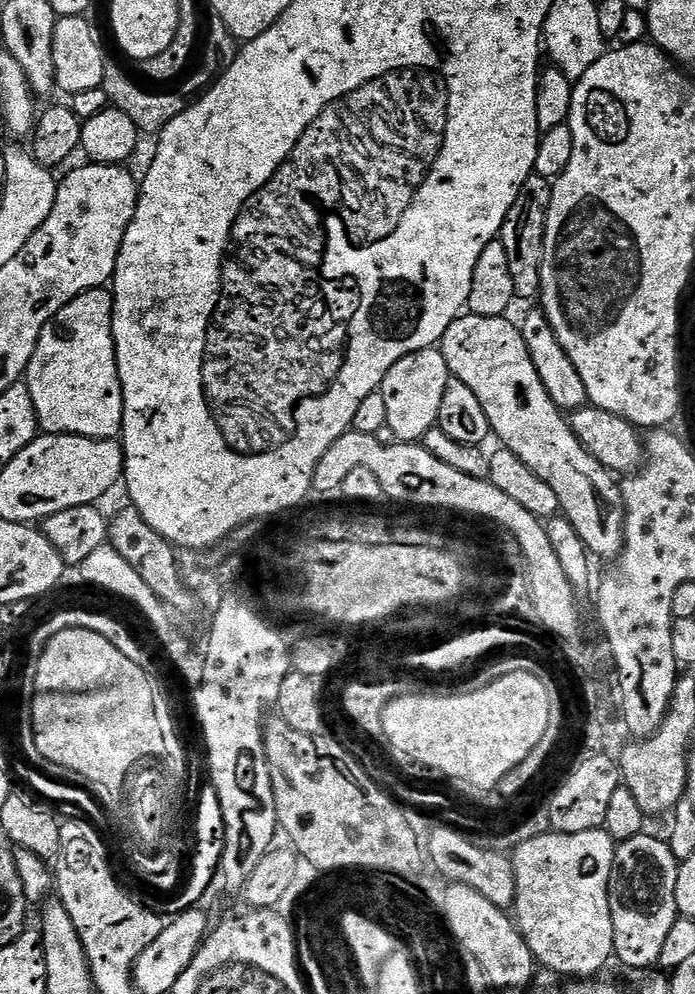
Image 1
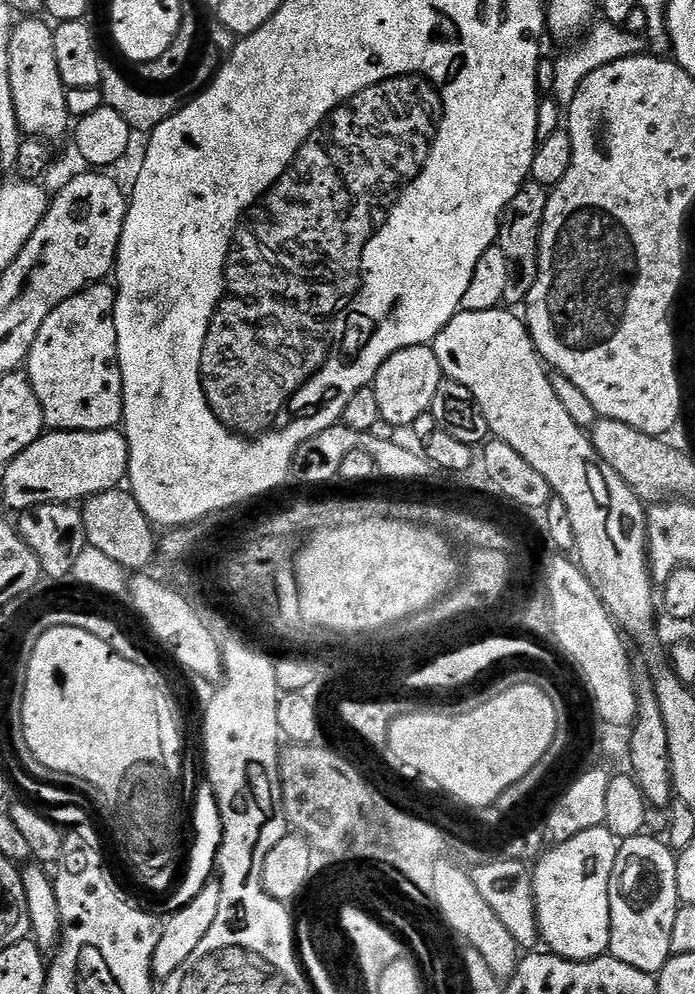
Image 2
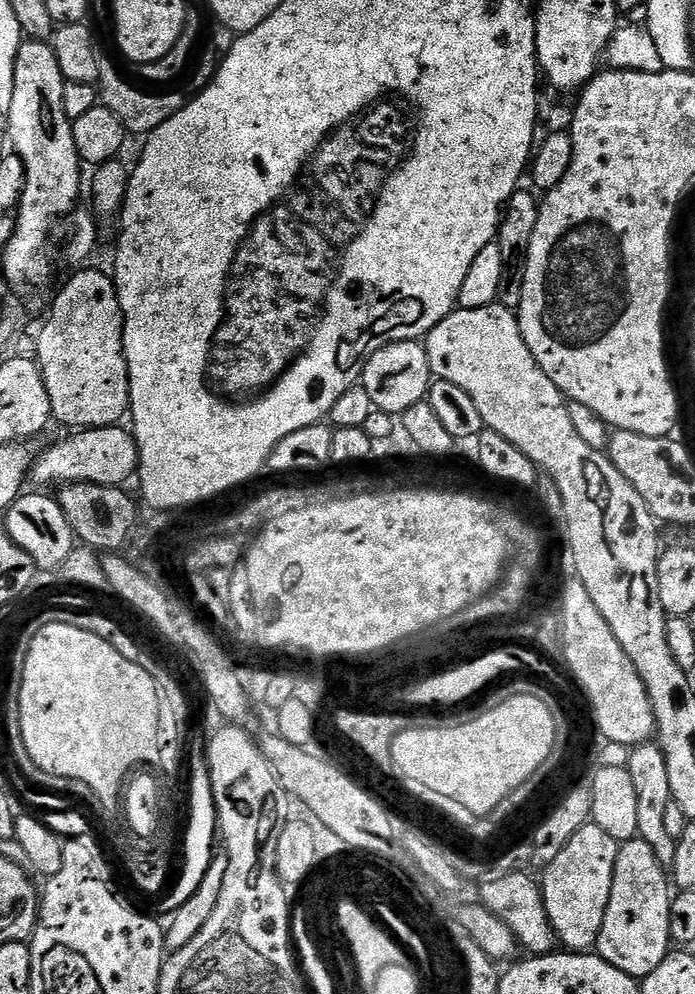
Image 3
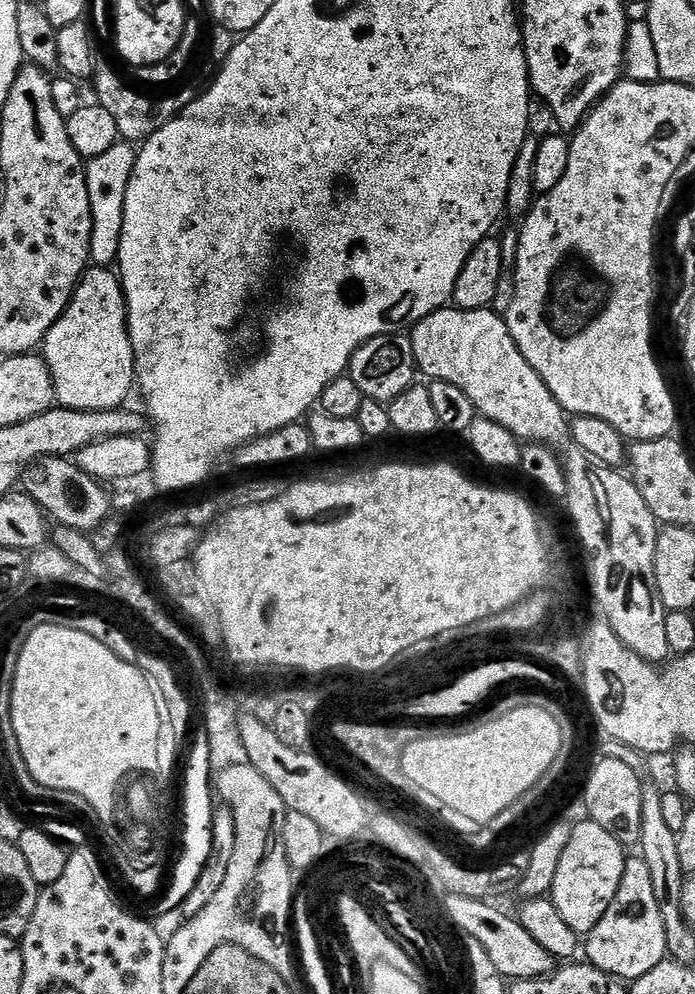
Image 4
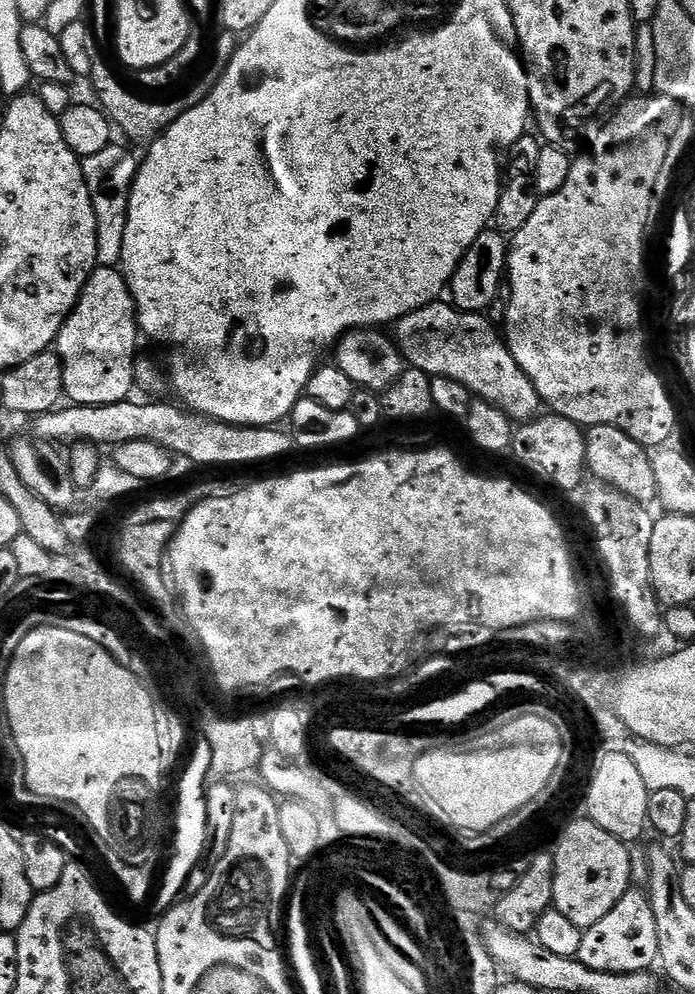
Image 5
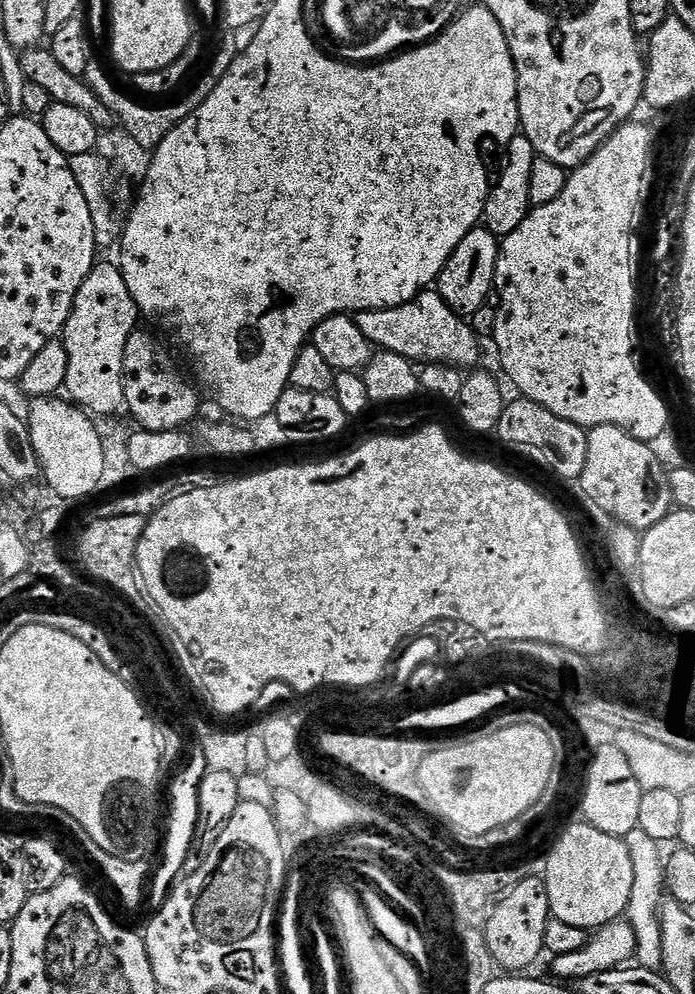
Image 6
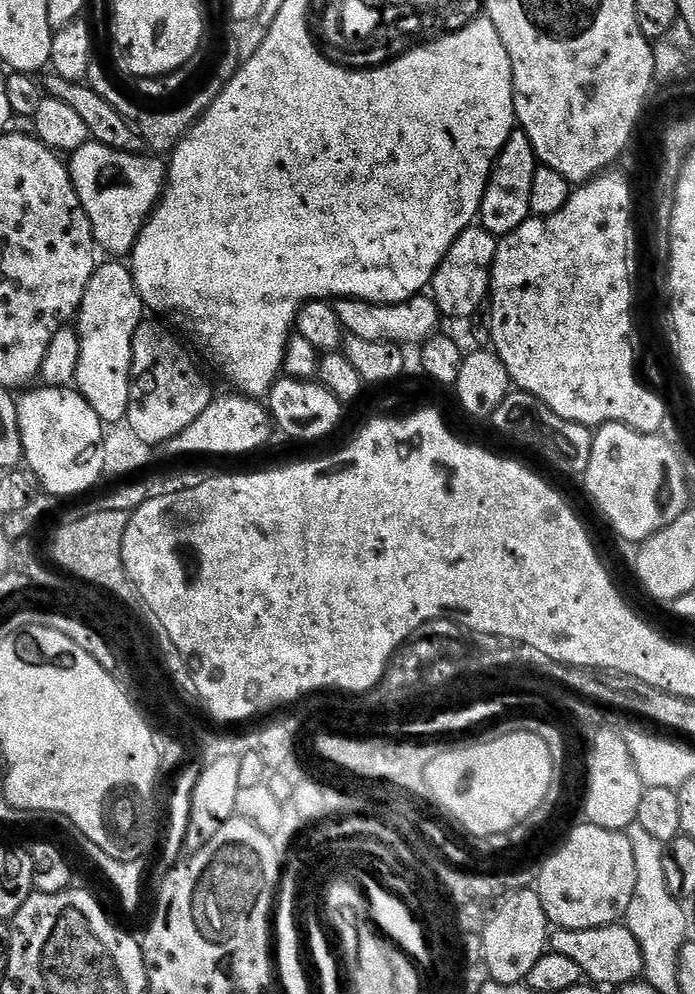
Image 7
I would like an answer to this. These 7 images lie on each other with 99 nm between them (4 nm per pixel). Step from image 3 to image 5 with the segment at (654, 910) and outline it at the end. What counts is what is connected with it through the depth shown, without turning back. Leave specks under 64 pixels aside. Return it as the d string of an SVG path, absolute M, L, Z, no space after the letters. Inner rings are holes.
M628 891L606 918L583 929L576 959L582 962L582 966L590 966L590 970L599 972L649 971L658 960L658 930L654 926L654 910L650 910L647 895L643 891Z

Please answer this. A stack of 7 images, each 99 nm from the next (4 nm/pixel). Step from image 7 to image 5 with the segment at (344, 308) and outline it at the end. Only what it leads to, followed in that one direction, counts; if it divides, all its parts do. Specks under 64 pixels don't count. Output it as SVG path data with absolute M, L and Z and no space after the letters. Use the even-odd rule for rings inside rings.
M448 302L427 304L422 306L422 310L414 310L396 321L394 339L397 348L411 367L422 370L430 377L454 378L454 382L462 382L462 386L466 386L466 390L471 392L473 397L498 406L498 410L505 412L513 421L527 422L541 411L542 401L539 394L526 378L526 374L522 374L518 362L514 362L503 335L498 331L497 325L488 320L487 315L462 312Z

